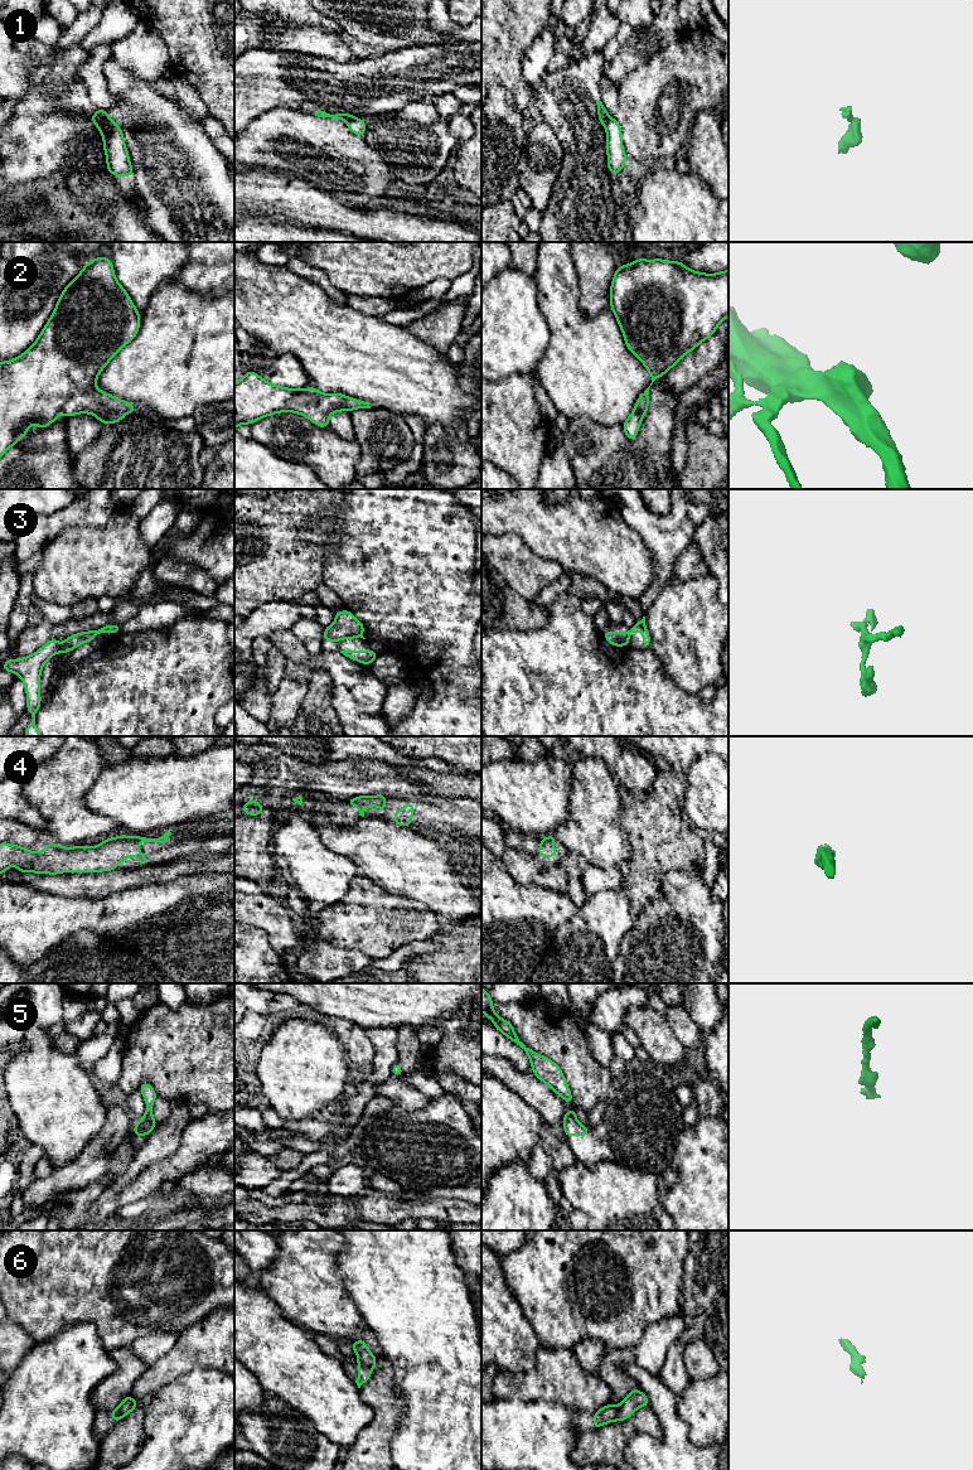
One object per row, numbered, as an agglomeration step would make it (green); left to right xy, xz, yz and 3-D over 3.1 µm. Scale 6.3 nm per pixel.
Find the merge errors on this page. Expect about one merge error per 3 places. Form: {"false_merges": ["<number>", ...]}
{"false_merges": ["1", "3", "6"]}

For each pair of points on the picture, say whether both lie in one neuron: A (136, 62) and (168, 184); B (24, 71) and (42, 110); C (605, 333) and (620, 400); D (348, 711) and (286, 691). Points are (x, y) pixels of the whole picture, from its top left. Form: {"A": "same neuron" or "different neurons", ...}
{"A": "different neurons", "B": "different neurons", "C": "same neuron", "D": "different neurons"}

